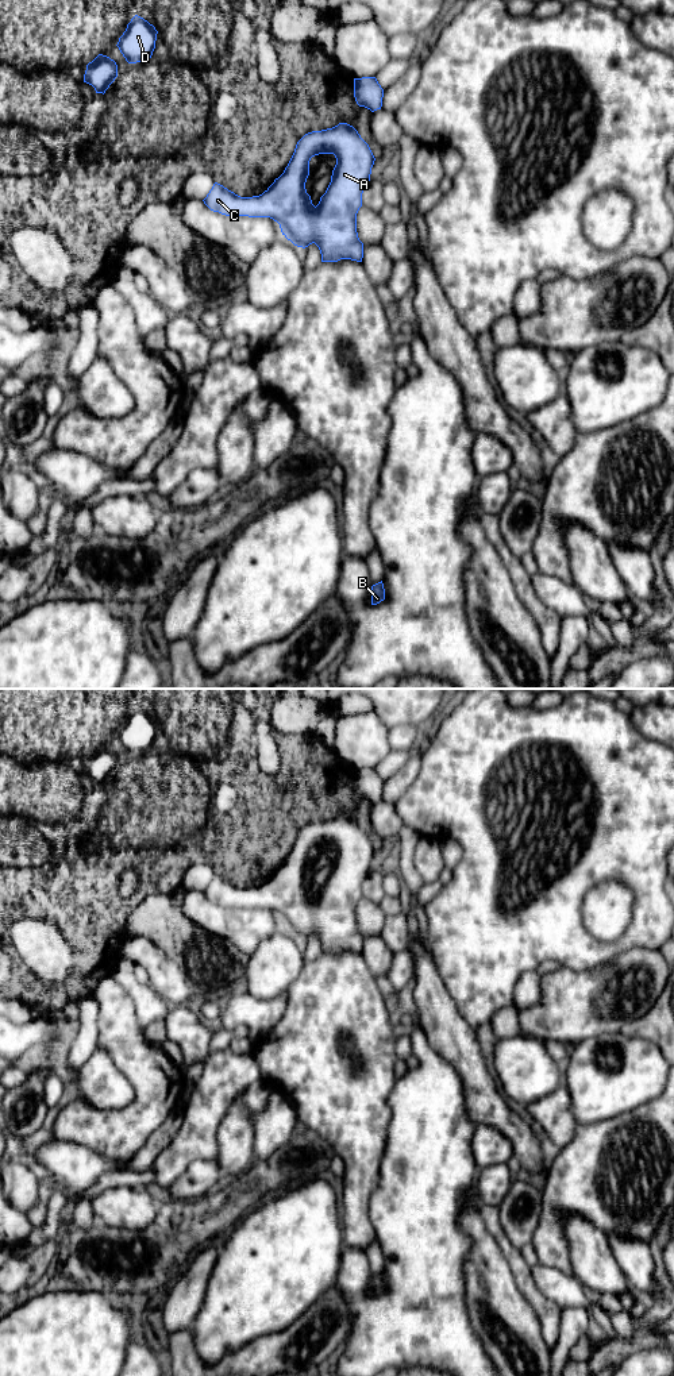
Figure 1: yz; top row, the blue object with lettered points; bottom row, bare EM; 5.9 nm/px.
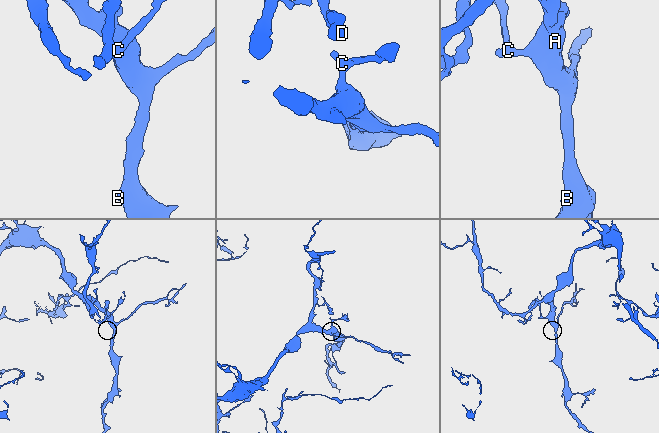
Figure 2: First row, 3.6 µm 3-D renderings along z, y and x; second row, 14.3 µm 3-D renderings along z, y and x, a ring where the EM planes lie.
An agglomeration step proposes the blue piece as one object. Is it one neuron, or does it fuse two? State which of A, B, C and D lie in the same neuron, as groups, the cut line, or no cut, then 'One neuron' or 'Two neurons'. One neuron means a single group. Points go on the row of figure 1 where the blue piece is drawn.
Groups: A B C D. No split. One neuron

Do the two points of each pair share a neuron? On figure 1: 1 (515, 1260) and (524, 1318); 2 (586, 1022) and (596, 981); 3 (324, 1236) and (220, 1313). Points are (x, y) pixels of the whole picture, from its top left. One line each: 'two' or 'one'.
1: two
2: one
3: one

